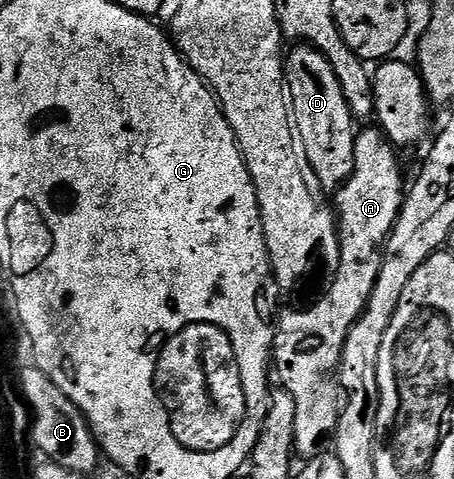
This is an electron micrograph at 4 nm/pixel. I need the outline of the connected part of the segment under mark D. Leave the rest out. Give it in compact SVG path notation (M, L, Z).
M308 44L293 48L296 49L287 53L284 62L284 82L298 144L315 183L321 189L339 190L354 170L357 134L357 129L352 128L354 117L346 102L342 82L338 82L338 74L334 74L334 66L330 66L326 54Z

